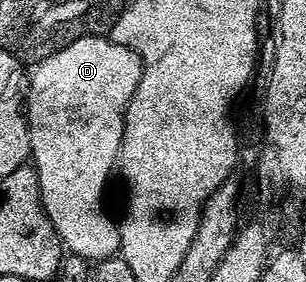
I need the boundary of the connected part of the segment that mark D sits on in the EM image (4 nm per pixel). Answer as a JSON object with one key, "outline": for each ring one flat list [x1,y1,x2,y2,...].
{"outline":[[80,35,57,53,34,64,32,71,35,72,29,75,25,114,31,138,30,162,39,175,43,210,70,254,88,261,110,259,119,251,119,223,111,220,103,208,103,190,107,187,111,170,116,170,119,161,127,104,143,76,141,57,131,47,117,45,109,37]]}

